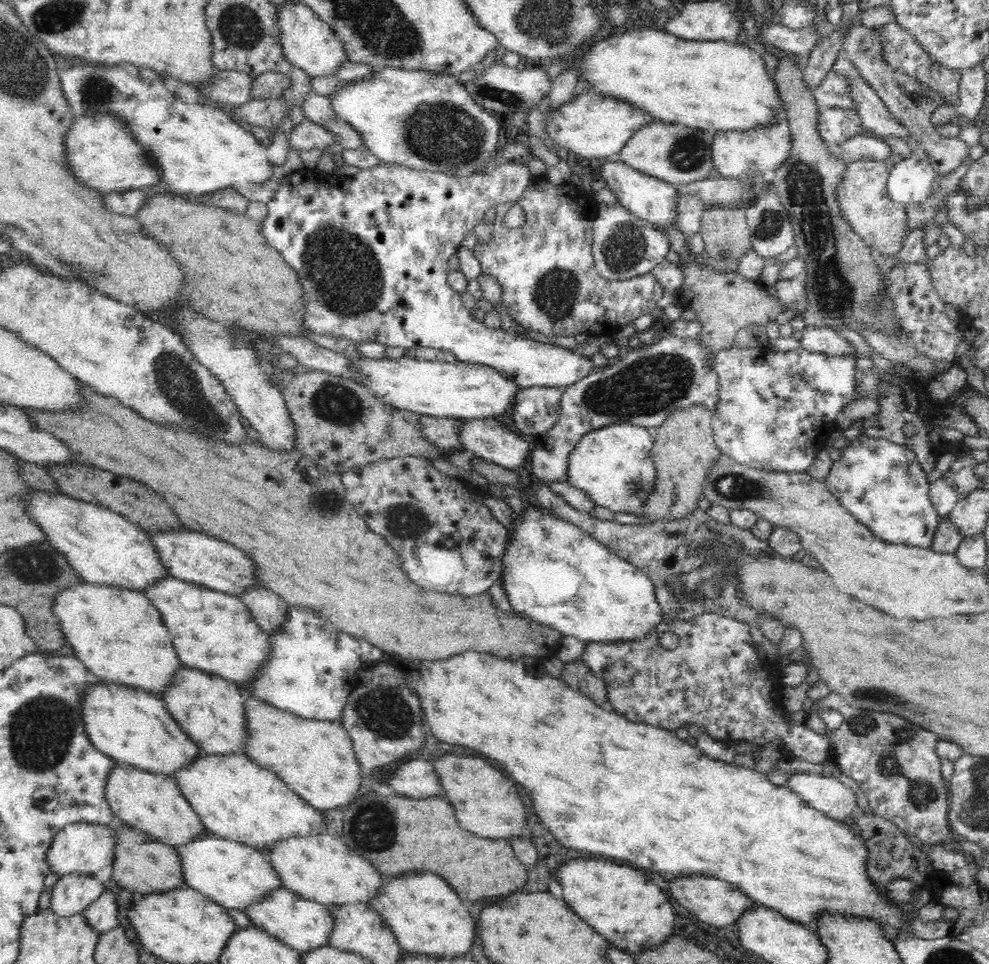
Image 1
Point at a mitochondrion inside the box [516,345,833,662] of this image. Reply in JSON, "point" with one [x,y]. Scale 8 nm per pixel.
{"point":[648,386]}

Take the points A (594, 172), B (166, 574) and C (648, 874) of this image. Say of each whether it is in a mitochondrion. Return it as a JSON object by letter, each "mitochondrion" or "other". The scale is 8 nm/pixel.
{"A":"other","B":"other","C":"other"}

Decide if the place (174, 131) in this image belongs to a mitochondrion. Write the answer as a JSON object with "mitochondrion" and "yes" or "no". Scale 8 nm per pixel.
{"mitochondrion":"no"}

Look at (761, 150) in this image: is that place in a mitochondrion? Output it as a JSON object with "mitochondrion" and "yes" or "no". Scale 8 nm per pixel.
{"mitochondrion":"no"}

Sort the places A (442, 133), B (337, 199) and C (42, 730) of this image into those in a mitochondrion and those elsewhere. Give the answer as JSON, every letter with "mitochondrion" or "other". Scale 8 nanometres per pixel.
{"A":"mitochondrion","B":"other","C":"mitochondrion"}

